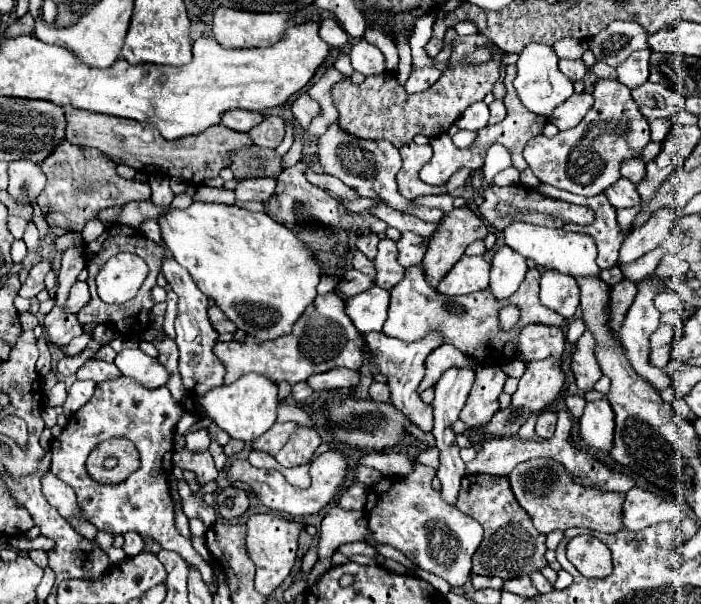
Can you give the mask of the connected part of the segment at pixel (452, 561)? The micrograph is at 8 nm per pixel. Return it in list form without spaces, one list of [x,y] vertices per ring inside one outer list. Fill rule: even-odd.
[[[415,460],[413,470],[409,474],[393,476],[393,478],[383,476],[377,484],[373,484],[367,494],[367,504],[365,504],[369,534],[363,542],[369,546],[389,544],[389,546],[401,550],[415,566],[441,576],[443,580],[447,580],[451,584],[451,588],[459,588],[467,582],[467,578],[471,574],[471,556],[477,550],[477,546],[481,544],[483,530],[475,518],[469,518],[469,514],[463,514],[461,510],[457,510],[455,506],[451,506],[443,500],[441,492],[437,492],[431,486],[431,480],[435,478],[435,474],[437,474],[435,468],[429,468]]]

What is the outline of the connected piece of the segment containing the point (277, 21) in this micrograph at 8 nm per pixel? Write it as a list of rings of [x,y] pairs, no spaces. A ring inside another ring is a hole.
[[[219,6],[213,18],[213,38],[225,48],[257,48],[275,44],[293,14],[243,12]]]

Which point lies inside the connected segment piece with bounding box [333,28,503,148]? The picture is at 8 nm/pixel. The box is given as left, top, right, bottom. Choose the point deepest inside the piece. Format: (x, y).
(379, 109)

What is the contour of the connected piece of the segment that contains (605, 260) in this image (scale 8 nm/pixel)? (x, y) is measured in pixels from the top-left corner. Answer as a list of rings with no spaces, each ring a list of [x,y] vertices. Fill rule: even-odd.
[[[539,184],[535,188],[537,192],[545,194],[547,198],[555,198],[555,200],[565,200],[565,202],[573,202],[573,204],[583,204],[595,210],[595,222],[591,226],[585,226],[585,234],[593,236],[593,240],[597,242],[599,248],[599,268],[613,268],[619,266],[617,258],[619,258],[619,248],[623,238],[629,236],[631,230],[621,230],[619,222],[617,222],[616,209],[609,203],[603,194],[597,194],[593,198],[585,198],[585,196],[575,196],[571,192],[559,190],[555,186],[549,184]]]

